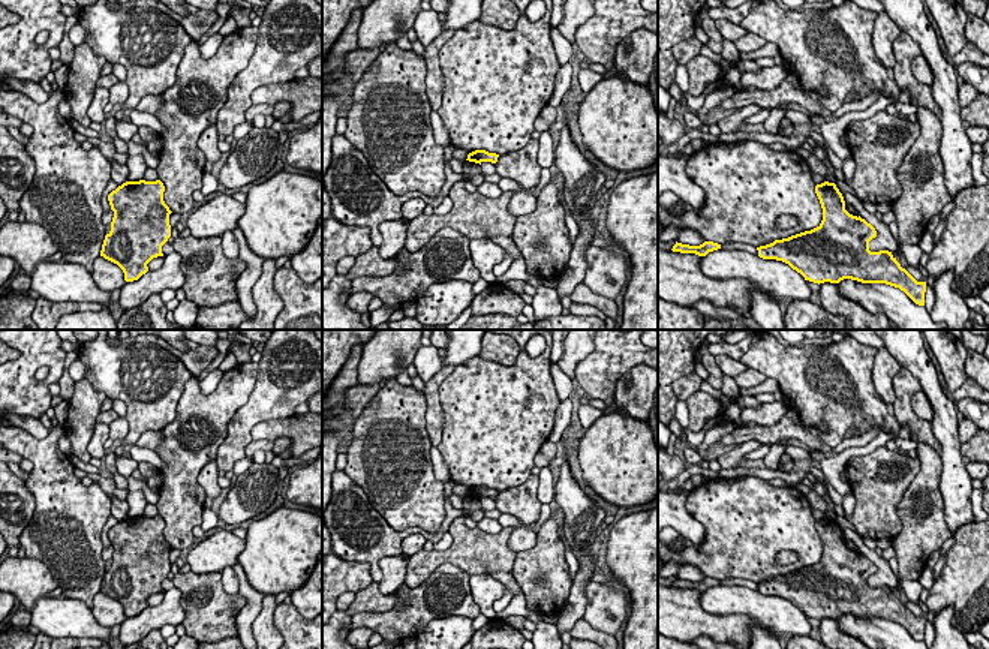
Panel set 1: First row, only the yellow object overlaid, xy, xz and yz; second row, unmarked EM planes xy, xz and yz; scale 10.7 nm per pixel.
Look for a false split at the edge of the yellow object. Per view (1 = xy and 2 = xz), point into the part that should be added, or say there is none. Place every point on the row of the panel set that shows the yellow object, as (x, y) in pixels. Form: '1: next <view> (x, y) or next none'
1: next none
2: next none

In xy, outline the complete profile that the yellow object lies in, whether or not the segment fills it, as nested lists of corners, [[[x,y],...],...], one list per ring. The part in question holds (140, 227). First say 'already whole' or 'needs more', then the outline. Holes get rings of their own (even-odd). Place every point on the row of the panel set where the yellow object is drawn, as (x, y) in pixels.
already whole; [[[126,181],[108,195],[114,217],[105,235],[100,256],[117,264],[126,282],[148,271],[147,264],[163,256],[162,246],[171,237],[169,214],[163,201],[165,186],[156,181]]]

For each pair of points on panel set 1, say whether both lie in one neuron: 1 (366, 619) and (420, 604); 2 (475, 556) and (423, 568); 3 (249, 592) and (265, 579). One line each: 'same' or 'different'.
1: same
2: same
3: different

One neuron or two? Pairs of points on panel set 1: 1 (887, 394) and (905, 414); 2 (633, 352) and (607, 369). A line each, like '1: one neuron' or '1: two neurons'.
1: two neurons
2: one neuron

